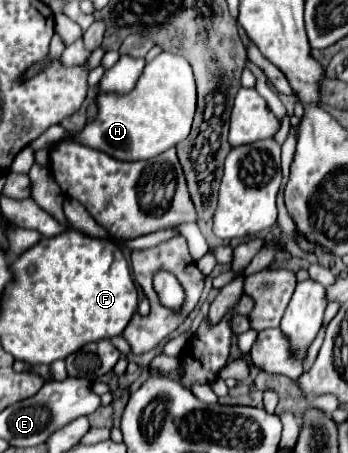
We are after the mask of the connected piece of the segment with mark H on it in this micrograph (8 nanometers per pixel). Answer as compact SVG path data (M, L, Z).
M161 52L145 66L137 86L129 94L101 94L97 118L87 122L75 136L79 142L101 150L115 160L149 160L189 136L195 108L197 88L191 66L179 54Z

